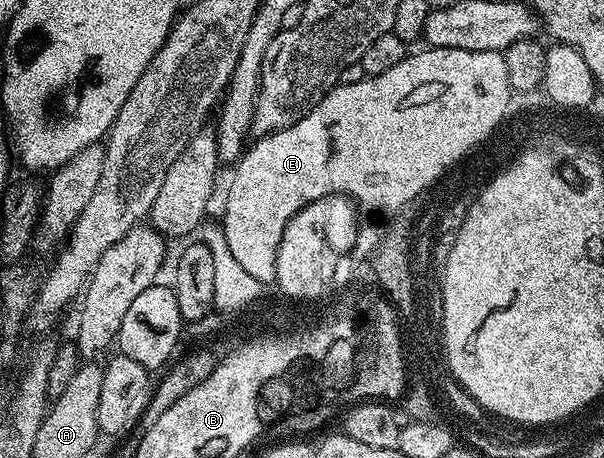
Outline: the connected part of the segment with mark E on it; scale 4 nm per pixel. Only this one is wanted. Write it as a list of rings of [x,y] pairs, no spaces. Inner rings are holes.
[[[423,48],[417,54],[409,53],[390,72],[382,72],[373,76],[365,76],[358,84],[336,85],[311,112],[302,120],[298,120],[295,126],[279,130],[277,134],[270,134],[267,138],[256,138],[253,146],[241,153],[235,163],[236,175],[232,178],[232,183],[228,186],[228,199],[224,202],[224,220],[222,227],[225,232],[226,242],[234,254],[234,259],[238,260],[242,267],[256,280],[263,284],[268,284],[276,277],[276,257],[280,241],[284,235],[287,222],[295,216],[305,203],[318,200],[320,197],[328,197],[331,194],[347,195],[348,198],[358,202],[364,198],[368,206],[376,206],[380,210],[392,210],[392,206],[400,206],[404,198],[412,198],[420,186],[425,186],[427,182],[432,182],[456,154],[464,154],[472,143],[484,138],[488,134],[493,123],[500,118],[501,111],[506,111],[506,106],[510,103],[510,87],[508,85],[508,69],[504,63],[503,53],[495,50],[463,50],[462,48]]]

